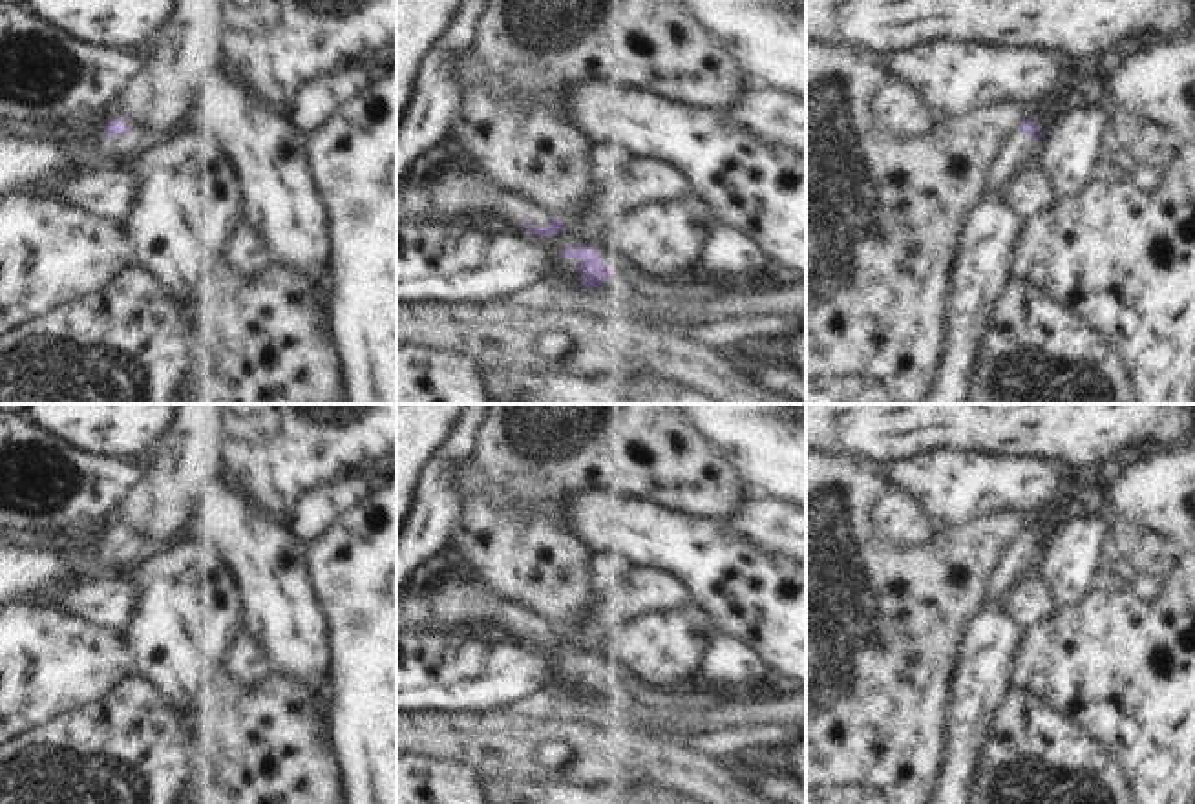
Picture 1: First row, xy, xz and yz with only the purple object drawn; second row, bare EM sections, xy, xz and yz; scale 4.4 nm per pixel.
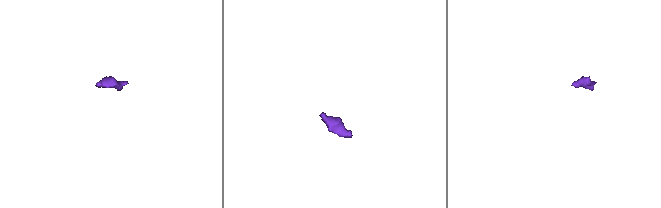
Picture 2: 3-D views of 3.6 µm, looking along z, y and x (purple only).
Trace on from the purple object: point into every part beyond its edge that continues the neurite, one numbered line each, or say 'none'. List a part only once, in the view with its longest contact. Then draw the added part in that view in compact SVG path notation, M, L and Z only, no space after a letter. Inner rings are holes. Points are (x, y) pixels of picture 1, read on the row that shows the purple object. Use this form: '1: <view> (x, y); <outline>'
1: xz (461, 189); M471 163L426 175L420 168L397 181L397 221L426 223L435 216L484 212L493 225L545 228L554 219L535 203L493 185Z

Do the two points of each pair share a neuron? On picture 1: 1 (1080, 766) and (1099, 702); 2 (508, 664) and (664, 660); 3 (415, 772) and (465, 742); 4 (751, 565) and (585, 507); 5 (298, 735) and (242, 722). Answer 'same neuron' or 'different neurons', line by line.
1: different neurons
2: different neurons
3: different neurons
4: same neuron
5: same neuron

